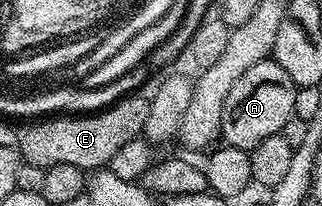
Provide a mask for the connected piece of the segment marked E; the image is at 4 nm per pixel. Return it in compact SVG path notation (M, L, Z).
M132 93L94 113L63 113L58 117L51 117L55 119L40 118L19 135L22 162L44 169L66 163L77 166L86 173L106 168L117 149L124 147L128 141L142 136L145 117L149 117L150 103L150 98L146 94L143 96L143 93Z

